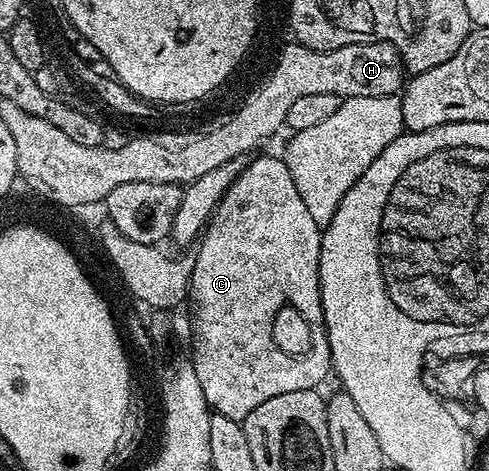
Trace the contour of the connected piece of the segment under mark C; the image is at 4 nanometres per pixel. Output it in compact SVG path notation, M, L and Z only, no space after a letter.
M258 156L247 163L246 168L228 186L224 198L218 203L218 209L210 217L200 239L196 244L196 266L192 269L189 303L194 303L194 352L192 359L196 375L200 378L201 389L214 412L224 414L224 418L232 418L241 422L260 402L268 402L268 398L276 398L276 394L292 394L292 390L317 389L318 383L332 372L330 347L326 337L326 323L322 313L320 298L320 246L322 245L323 229L308 214L304 202L296 191L296 182L292 182L292 174L288 174L285 159L274 156Z

